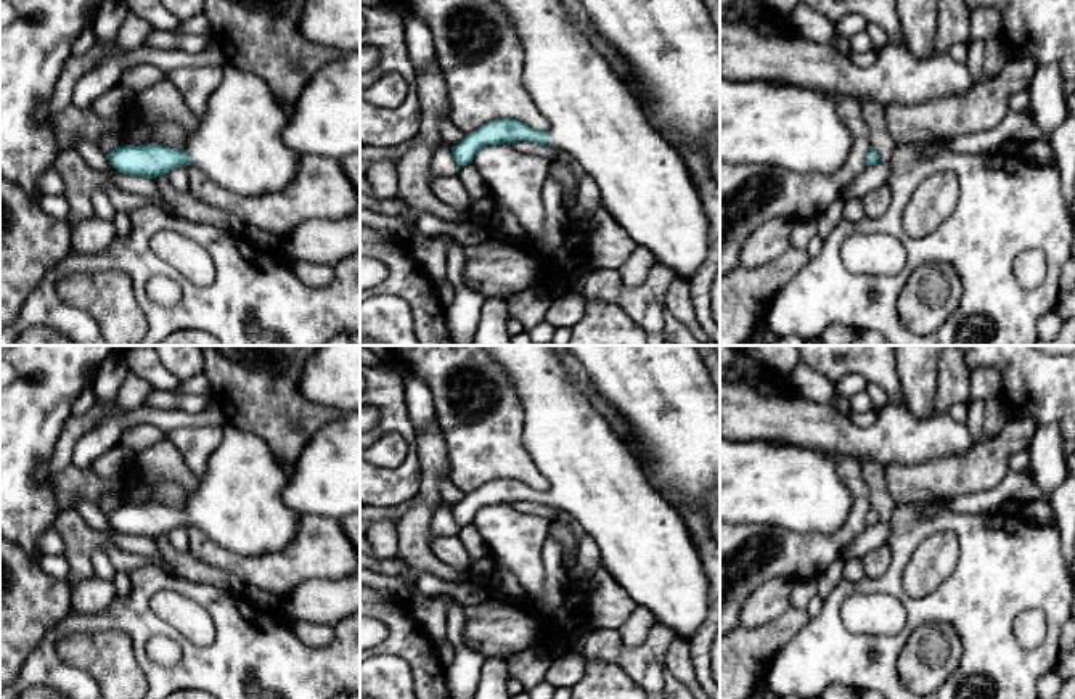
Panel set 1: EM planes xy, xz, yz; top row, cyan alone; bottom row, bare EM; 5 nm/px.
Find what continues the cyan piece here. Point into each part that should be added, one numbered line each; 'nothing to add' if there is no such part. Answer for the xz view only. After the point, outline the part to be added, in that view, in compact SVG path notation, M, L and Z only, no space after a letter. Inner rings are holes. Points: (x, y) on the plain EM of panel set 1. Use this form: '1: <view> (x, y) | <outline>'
1: xz (645, 545) | M482 345L508 373L524 410L524 447L537 469L548 479L548 505L569 513L601 551L601 566L628 598L646 607L657 623L689 643L710 607L710 582L697 546L681 514L646 480L644 472L587 394L569 378L551 345Z

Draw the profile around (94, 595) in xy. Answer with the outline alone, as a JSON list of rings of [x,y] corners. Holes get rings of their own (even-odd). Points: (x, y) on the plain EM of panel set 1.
[[[95,574],[71,588],[71,609],[80,614],[98,614],[106,611],[116,598],[116,587]]]

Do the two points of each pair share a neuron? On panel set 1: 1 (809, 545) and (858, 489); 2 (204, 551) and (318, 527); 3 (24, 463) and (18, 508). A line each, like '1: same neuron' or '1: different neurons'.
1: same neuron
2: same neuron
3: same neuron

